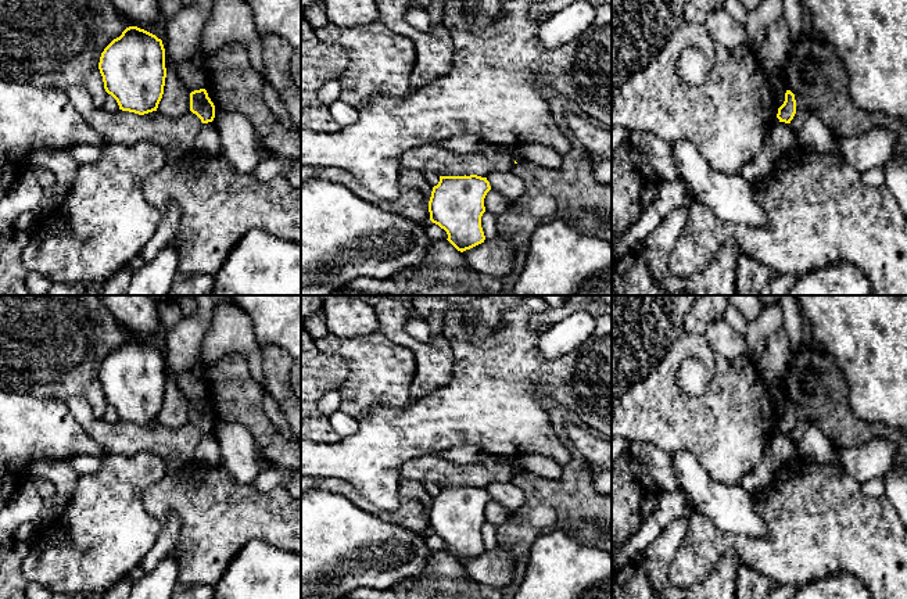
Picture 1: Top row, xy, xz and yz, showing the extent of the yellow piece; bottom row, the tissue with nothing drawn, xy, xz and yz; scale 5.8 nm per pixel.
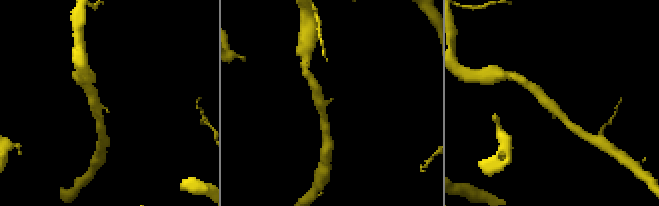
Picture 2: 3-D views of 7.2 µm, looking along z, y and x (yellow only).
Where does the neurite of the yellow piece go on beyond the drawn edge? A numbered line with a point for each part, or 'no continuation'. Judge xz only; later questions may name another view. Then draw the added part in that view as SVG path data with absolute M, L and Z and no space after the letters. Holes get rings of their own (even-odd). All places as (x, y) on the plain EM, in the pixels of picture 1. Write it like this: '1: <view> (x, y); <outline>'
no continuation

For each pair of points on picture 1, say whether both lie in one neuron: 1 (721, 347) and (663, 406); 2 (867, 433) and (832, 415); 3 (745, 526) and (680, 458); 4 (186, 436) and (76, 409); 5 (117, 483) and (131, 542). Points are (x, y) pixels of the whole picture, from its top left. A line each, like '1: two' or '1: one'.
1: two
2: one
3: one
4: one
5: one

